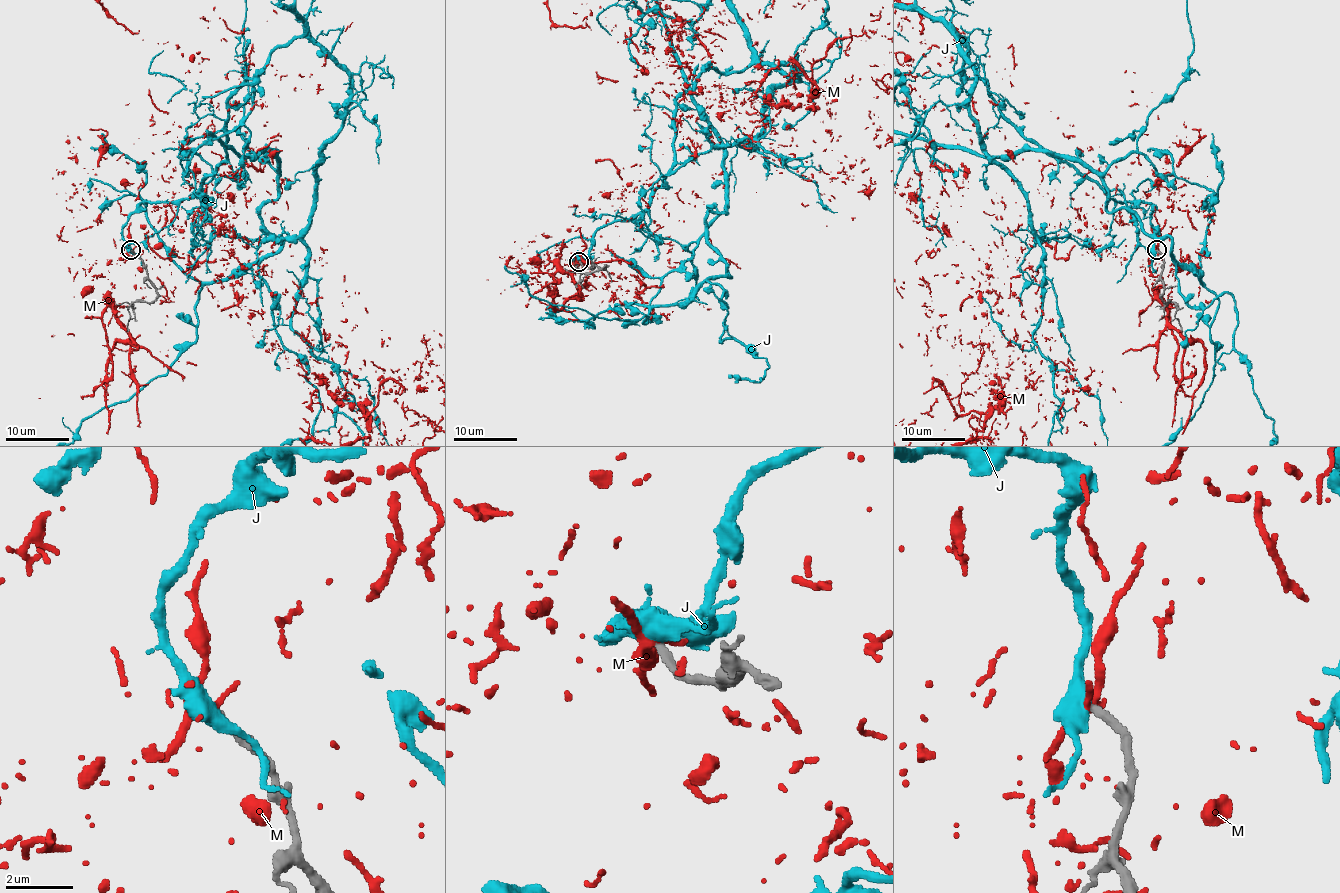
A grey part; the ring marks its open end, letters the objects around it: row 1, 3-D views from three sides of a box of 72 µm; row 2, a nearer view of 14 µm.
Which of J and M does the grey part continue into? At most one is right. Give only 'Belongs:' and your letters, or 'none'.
Belongs: J

